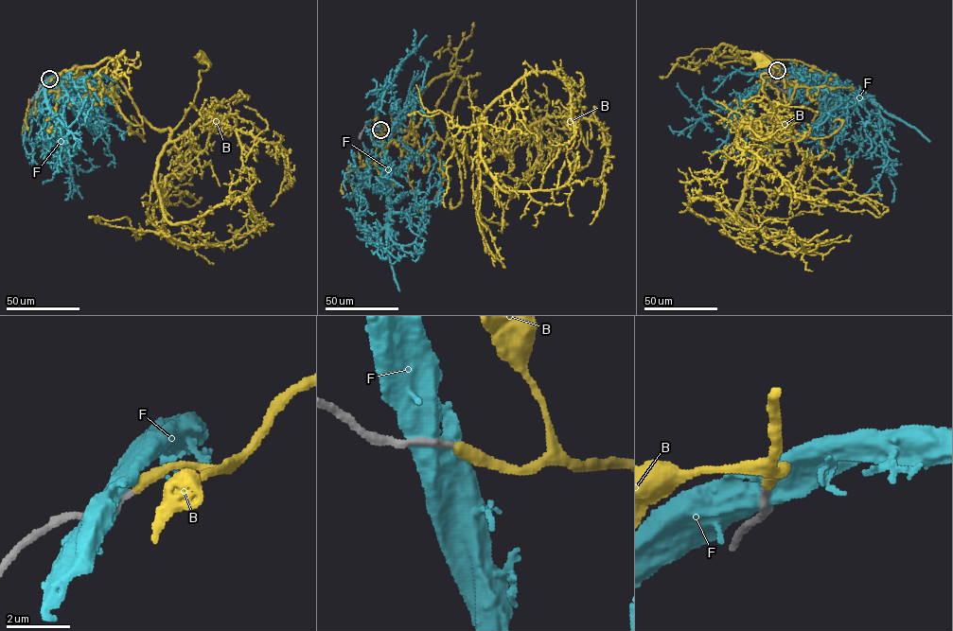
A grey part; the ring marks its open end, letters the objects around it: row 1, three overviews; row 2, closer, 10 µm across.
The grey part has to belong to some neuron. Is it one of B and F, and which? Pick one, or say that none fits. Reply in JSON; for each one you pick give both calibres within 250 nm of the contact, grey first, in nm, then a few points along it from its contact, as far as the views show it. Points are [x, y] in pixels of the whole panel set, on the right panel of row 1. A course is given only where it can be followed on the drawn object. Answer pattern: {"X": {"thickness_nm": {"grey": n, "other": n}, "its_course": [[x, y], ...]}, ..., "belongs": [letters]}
{"B": {"thickness_nm": {"grey": 240, "other": 360}, "its_course": [[777, 70], [775, 61], [714, 50], [775, 62], [789, 131], [762, 89], [762, 75], [778, 70], [760, 61]]}, "belongs": ["B"]}

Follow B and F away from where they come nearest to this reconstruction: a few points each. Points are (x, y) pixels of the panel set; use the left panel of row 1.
B: (49, 78), (123, 51), (115, 74), (138, 113), (172, 131), (208, 67), (202, 59)
F: (48, 79), (59, 76), (69, 96), (55, 135), (43, 144), (43, 154), (55, 172), (43, 184)

